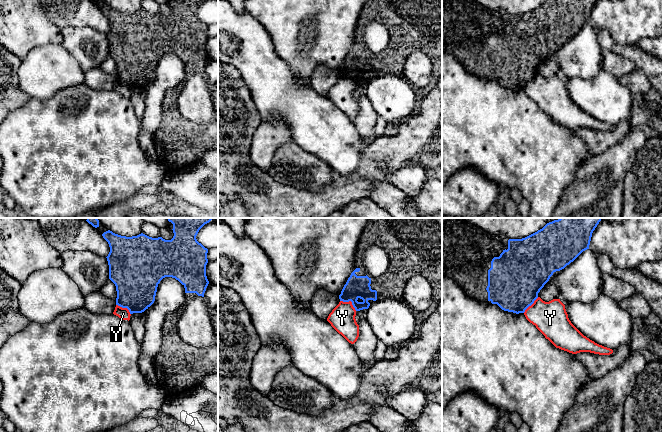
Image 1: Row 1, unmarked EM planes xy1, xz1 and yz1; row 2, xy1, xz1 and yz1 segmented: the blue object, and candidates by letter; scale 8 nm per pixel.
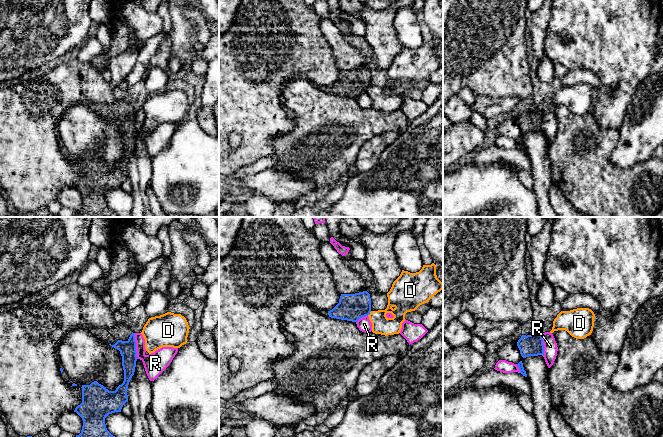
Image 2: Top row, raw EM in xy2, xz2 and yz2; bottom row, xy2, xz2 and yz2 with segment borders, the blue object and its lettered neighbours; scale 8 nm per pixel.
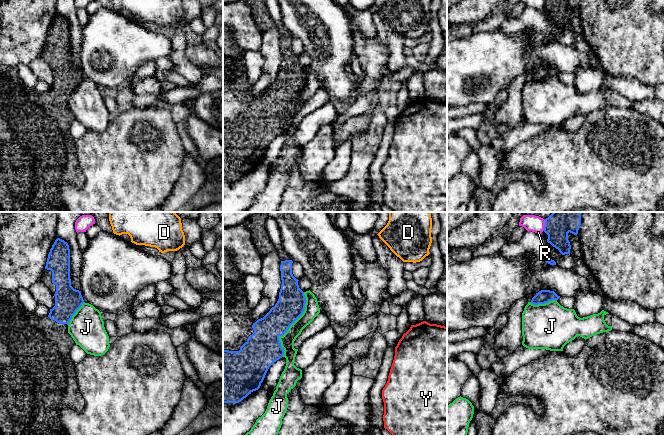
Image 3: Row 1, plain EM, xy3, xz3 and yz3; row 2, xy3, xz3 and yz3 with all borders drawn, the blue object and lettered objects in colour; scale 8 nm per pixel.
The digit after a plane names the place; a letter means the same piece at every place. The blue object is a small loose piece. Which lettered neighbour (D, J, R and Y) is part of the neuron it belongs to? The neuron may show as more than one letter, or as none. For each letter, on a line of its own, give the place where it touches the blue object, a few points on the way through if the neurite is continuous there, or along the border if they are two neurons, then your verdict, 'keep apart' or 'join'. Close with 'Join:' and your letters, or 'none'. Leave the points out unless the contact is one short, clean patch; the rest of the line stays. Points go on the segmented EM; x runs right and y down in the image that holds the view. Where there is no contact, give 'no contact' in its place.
D: xz2 (369, 313) | along xz2 (371, 311), (367, 315) | keep apart
J: xz3 (291, 324) | keep apart
R: xy2 (135, 346) | keep apart
Y: xz1 (350, 300) | along xz1 (340, 300), (350, 301), (356, 310) | keep apart
Join: none

